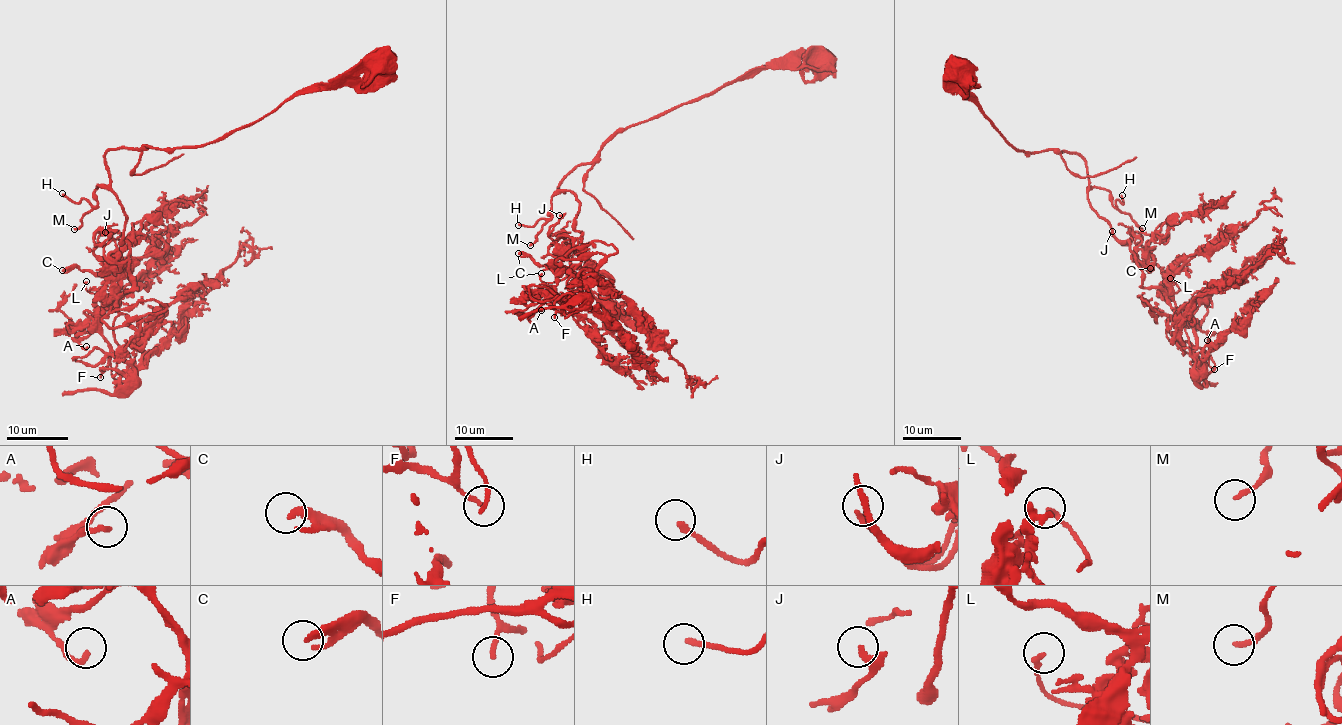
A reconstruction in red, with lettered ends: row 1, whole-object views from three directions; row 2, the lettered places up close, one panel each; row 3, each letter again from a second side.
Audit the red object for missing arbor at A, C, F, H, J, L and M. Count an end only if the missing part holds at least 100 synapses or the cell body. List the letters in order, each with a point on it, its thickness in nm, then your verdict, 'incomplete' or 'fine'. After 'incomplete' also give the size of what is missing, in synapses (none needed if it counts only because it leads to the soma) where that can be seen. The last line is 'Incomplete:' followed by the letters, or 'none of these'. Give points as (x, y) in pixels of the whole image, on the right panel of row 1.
A: at (1207, 340); 190 nm thick; fine
C: at (1150, 268); 260 nm thick; fine
F: at (1214, 369); 170 nm thick; fine
H: at (1122, 195); 190 nm thick; incomplete; about 200 synapses
J: at (1112, 231); 240 nm thick; fine
L: at (1170, 278); 130 nm thick; fine
M: at (1142, 228); 160 nm thick; fine
Incomplete: H

